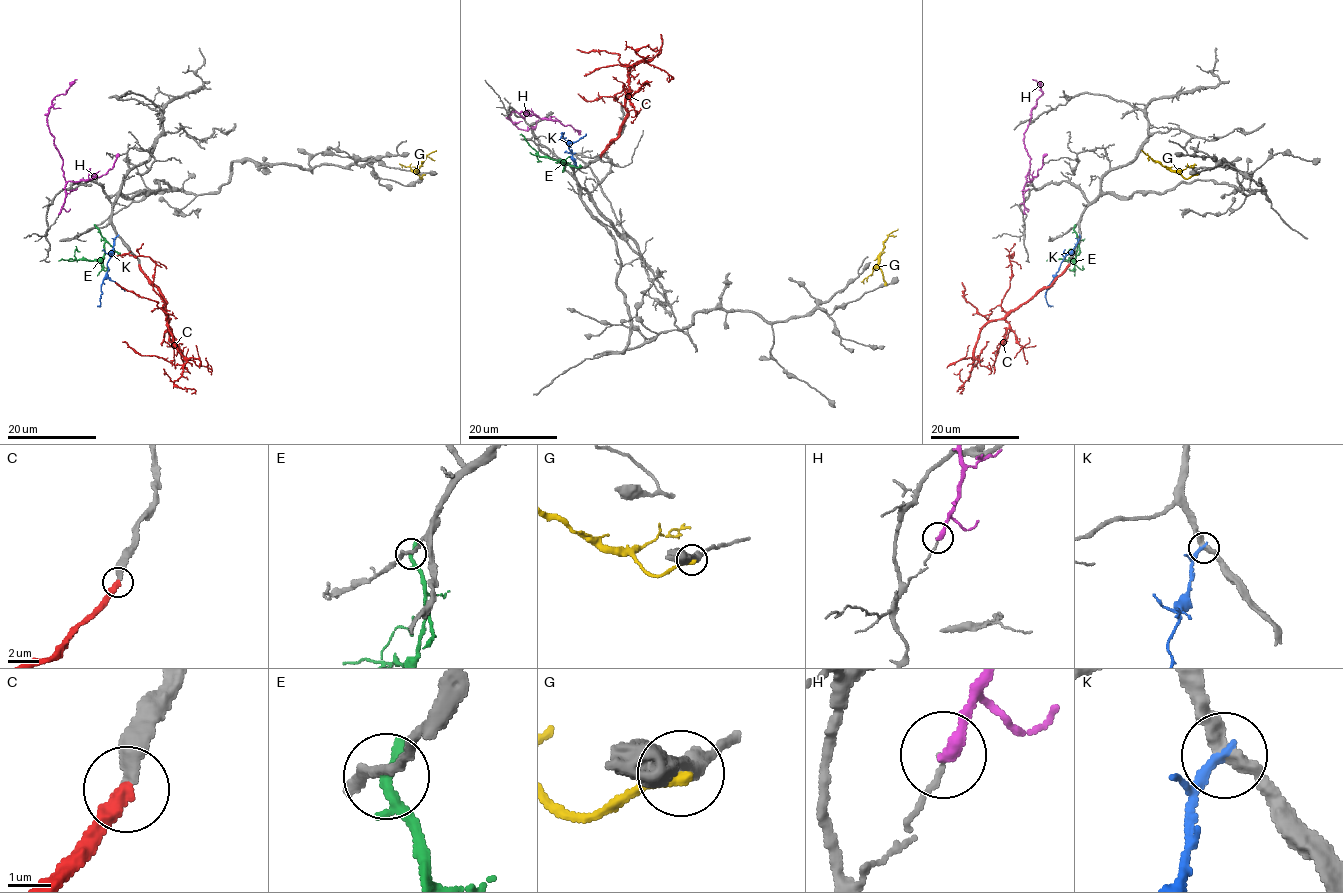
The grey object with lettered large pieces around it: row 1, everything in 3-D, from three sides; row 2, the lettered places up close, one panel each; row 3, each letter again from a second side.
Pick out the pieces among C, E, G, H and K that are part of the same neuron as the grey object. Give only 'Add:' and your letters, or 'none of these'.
Add: C

